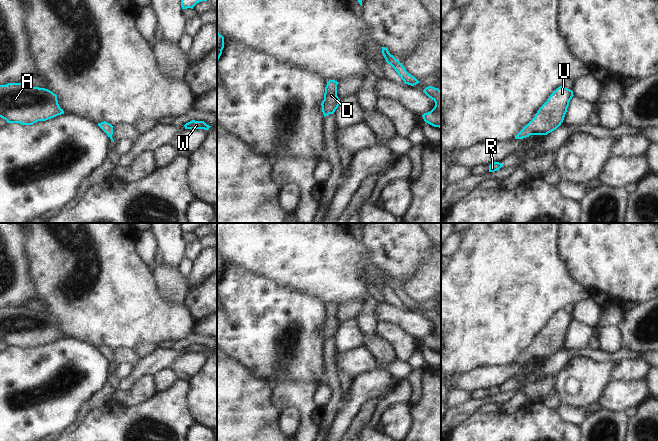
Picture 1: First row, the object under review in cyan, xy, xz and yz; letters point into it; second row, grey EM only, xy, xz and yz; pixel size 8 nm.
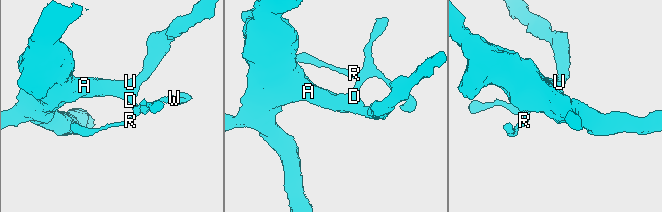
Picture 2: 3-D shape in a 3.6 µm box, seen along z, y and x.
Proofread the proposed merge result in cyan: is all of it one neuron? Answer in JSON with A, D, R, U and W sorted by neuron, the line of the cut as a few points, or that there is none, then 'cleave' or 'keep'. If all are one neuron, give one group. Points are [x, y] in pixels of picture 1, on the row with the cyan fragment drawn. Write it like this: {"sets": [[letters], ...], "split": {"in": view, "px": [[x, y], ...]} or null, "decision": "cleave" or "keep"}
{"sets": [["A", "D", "R", "U", "W"]], "split": null, "decision": "keep"}

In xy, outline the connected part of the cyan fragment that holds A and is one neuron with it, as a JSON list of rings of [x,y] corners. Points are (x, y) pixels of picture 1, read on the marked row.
[[[23,83],[0,85],[0,117],[7,123],[32,125],[64,114],[52,91]]]

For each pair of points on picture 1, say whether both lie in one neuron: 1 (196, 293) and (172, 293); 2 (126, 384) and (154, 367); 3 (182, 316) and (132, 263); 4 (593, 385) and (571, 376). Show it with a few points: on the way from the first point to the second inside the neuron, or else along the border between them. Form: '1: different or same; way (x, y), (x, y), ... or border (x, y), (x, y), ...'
1: different; border (189, 286), (182, 302)
2: same; way (132, 377), (141, 368), (147, 367)
3: same; way (166, 312), (133, 279)
4: same; way (588, 385), (576, 381)

